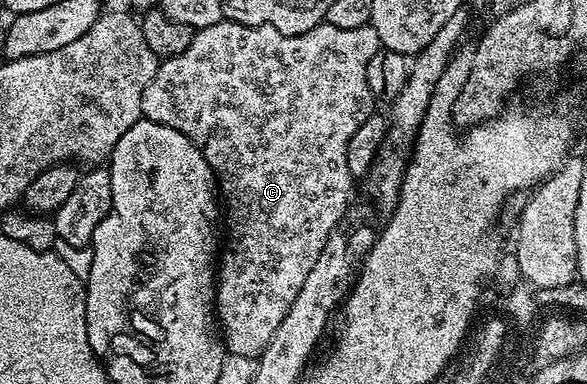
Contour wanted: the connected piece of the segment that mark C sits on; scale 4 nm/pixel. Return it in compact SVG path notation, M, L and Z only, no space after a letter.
M222 20L196 31L191 44L179 52L179 56L164 59L158 65L151 84L147 84L143 92L142 115L153 122L167 124L167 128L175 128L175 132L183 132L183 136L187 136L187 140L199 148L203 160L207 160L217 180L219 198L223 203L223 249L217 266L215 318L229 354L254 360L261 357L271 344L271 336L275 336L275 328L283 324L283 316L287 316L291 304L295 304L299 288L303 288L315 260L319 260L319 252L323 252L323 244L327 244L327 238L350 209L349 197L353 194L355 180L347 168L347 140L351 140L359 124L363 124L363 120L374 113L375 99L371 88L367 88L367 64L371 64L371 56L375 56L375 52L380 49L382 45L379 36L369 24L359 28L337 28L322 24L302 34L287 36L270 26L244 26Z

